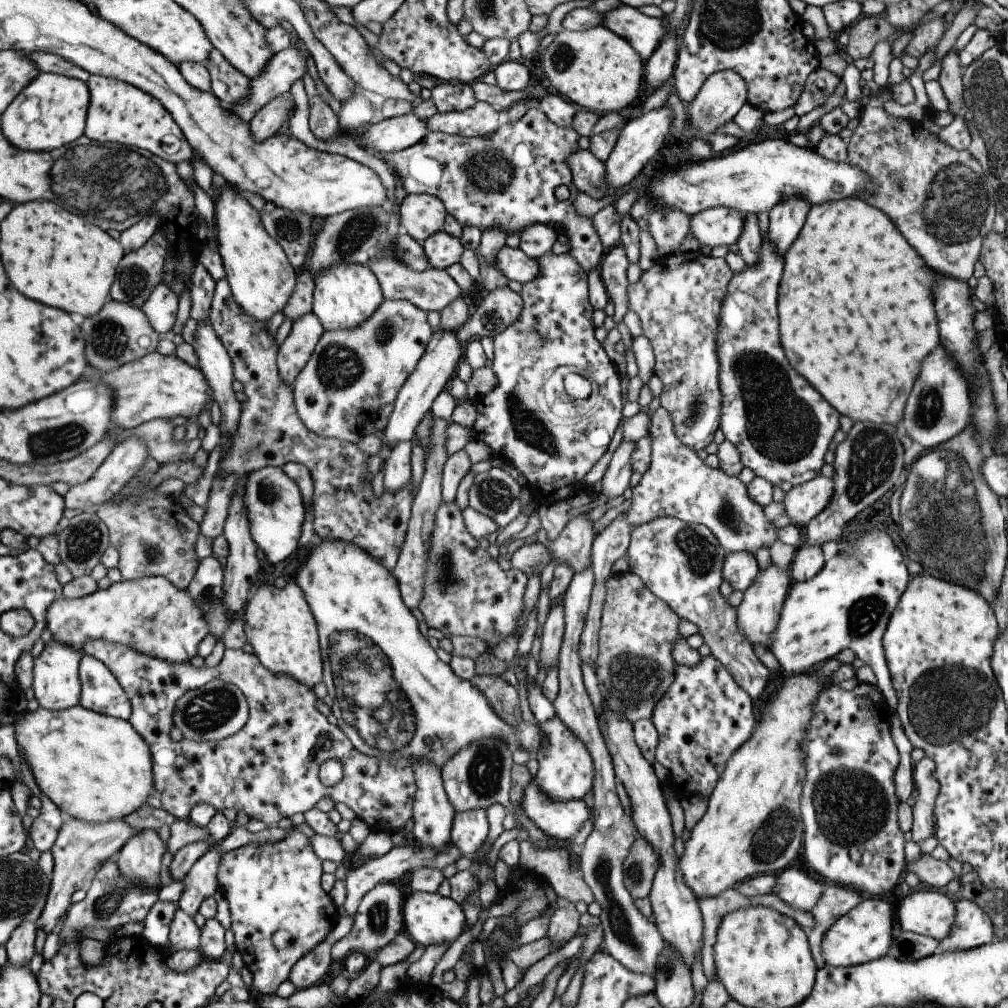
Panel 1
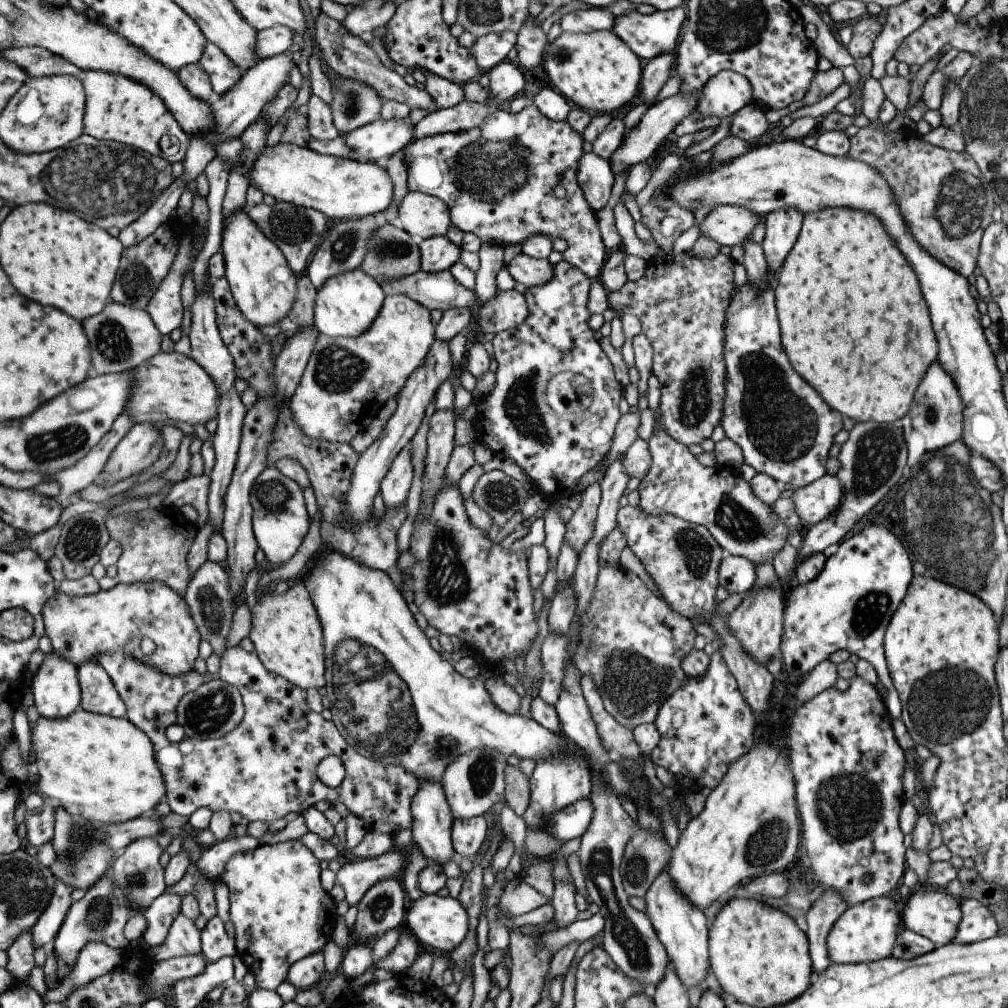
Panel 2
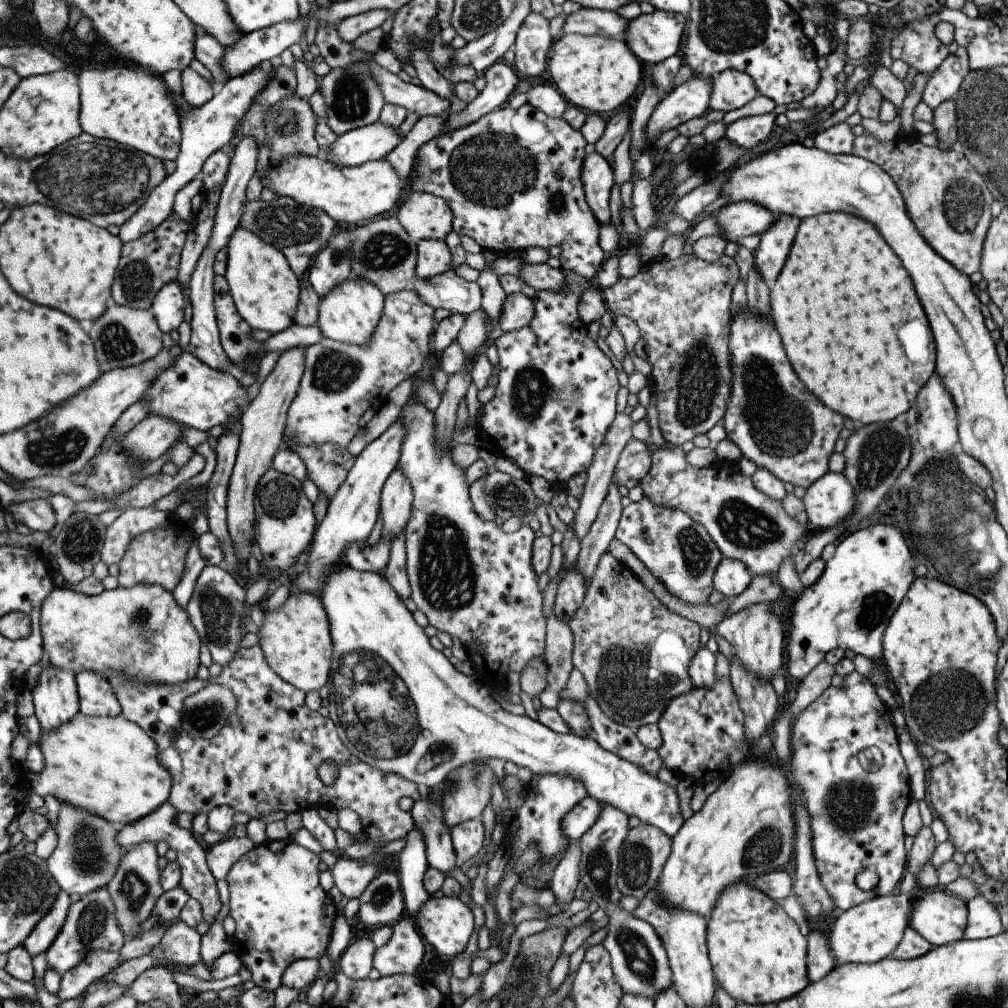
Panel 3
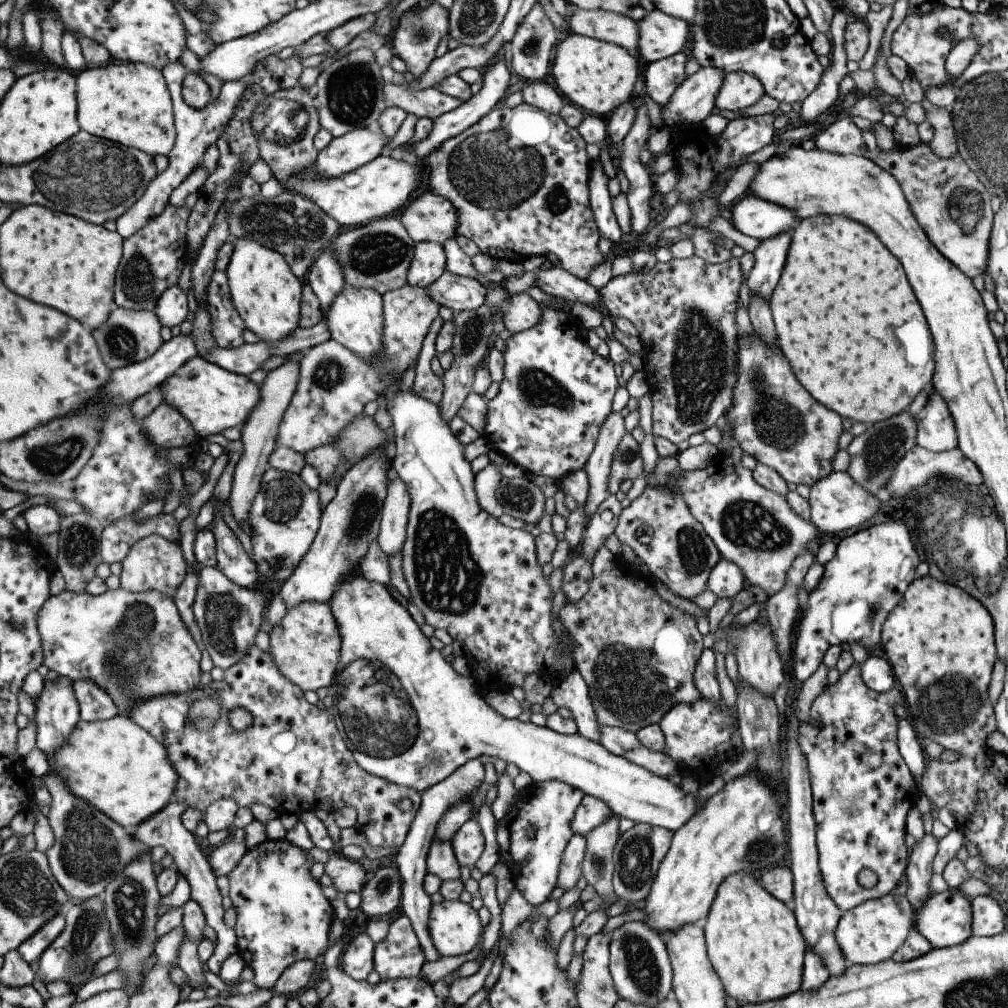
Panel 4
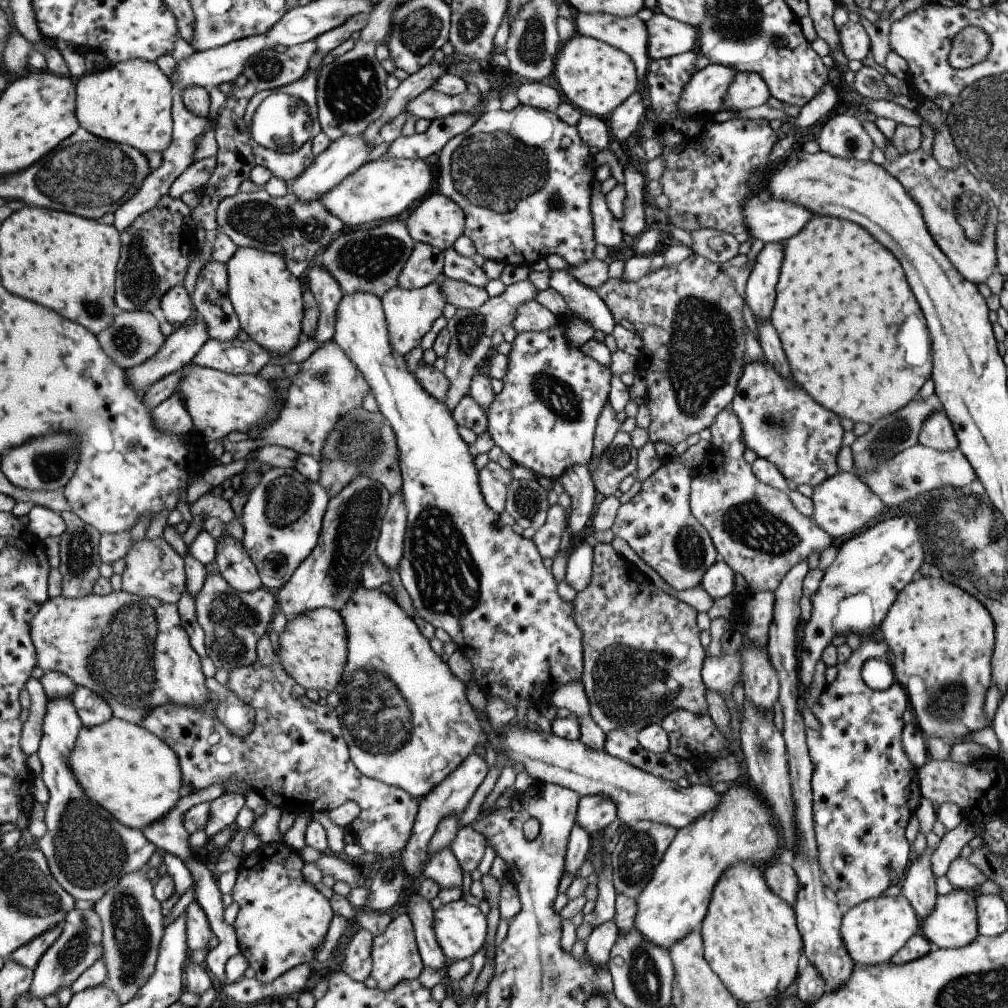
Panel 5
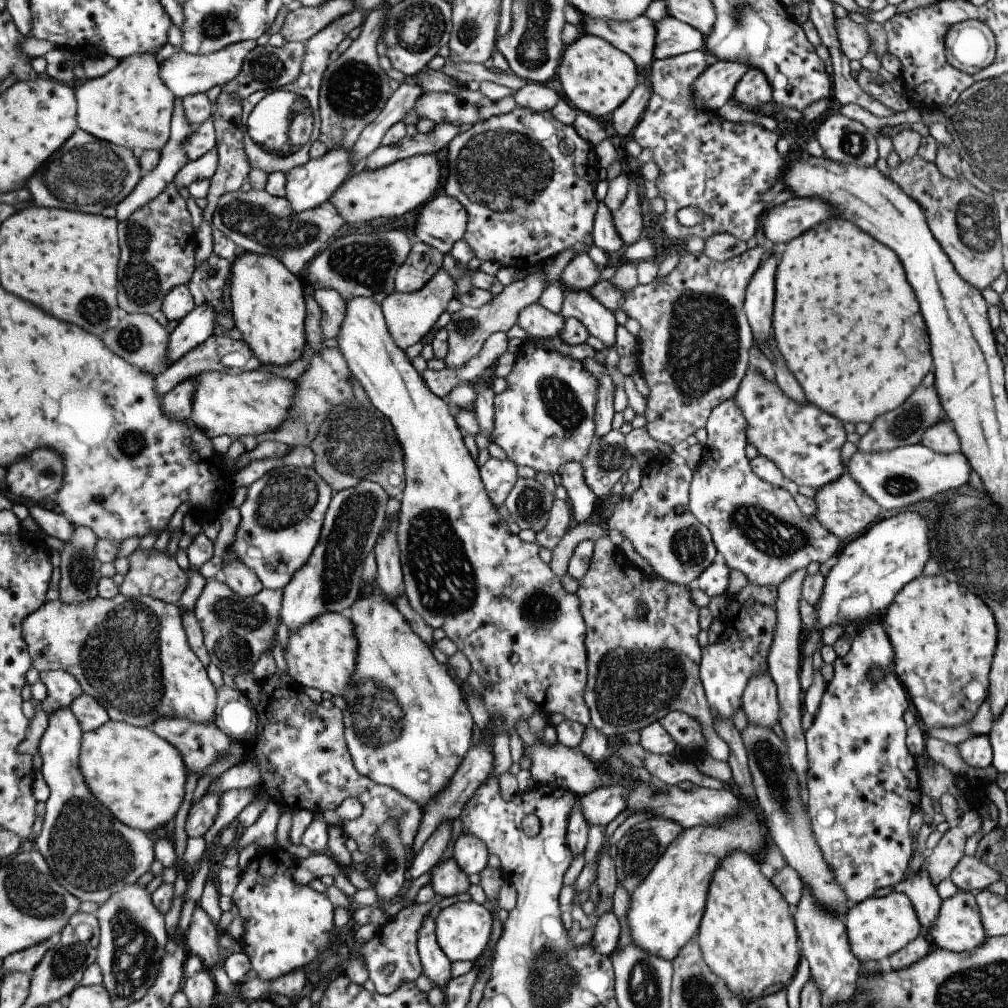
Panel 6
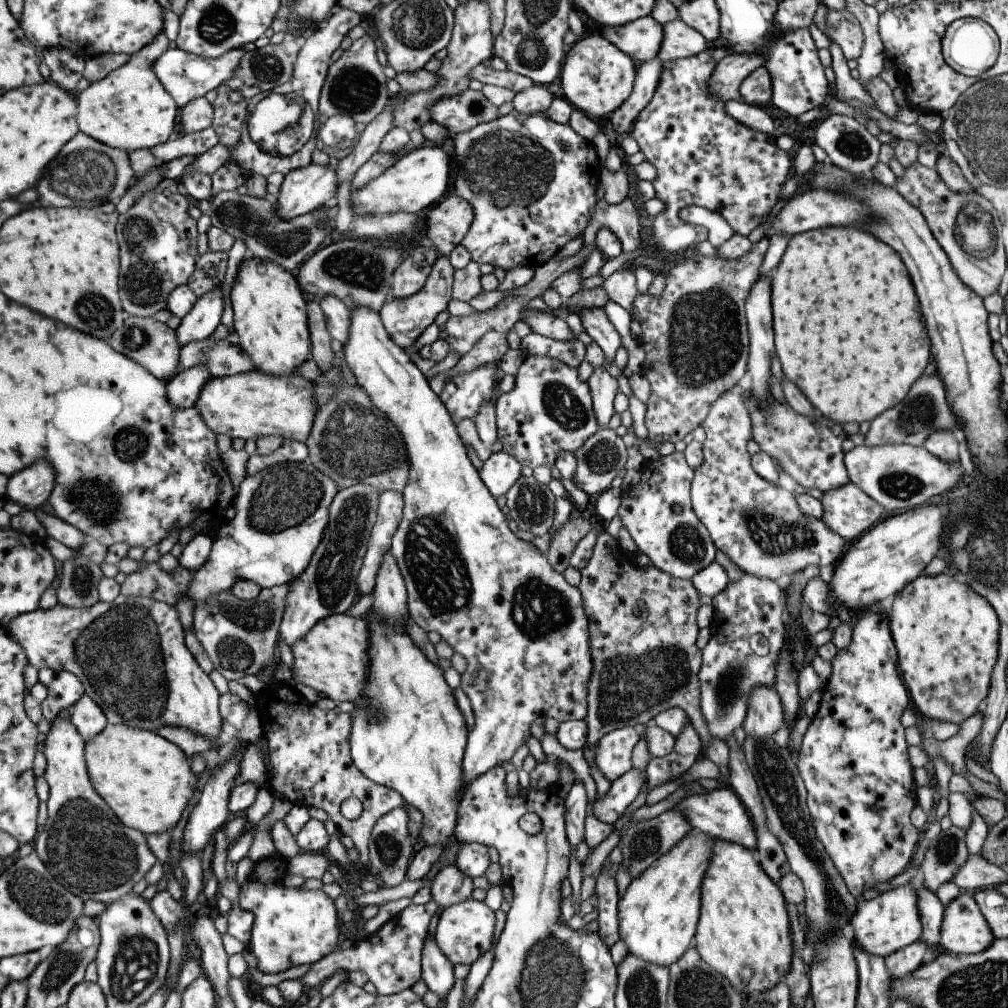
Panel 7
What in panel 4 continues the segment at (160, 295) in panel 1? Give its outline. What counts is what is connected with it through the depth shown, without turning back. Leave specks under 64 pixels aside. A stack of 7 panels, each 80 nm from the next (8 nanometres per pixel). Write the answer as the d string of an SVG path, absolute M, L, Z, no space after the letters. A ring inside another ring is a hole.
M175 285L168 288L157 301L155 310L161 326L171 328L185 322L187 303L185 292Z

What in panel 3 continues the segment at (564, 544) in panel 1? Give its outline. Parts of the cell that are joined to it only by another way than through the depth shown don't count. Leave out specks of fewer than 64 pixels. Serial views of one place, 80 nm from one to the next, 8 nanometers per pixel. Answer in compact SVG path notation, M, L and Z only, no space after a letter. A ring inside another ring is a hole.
M616 413L615 419L611 422L609 428L605 430L601 445L597 446L596 452L593 452L591 464L589 464L587 470L585 470L586 482L583 488L583 494L581 494L581 498L579 498L579 508L575 510L573 524L571 524L571 526L573 526L573 536L575 536L575 538L583 538L583 536L587 534L589 526L593 523L593 520L597 515L597 510L599 509L601 502L603 502L605 494L607 494L607 486L609 486L609 482L612 479L613 468L615 468L617 458L619 458L619 454L621 454L623 448L627 445L627 440L632 438L631 426L632 423L629 416L625 416L623 413Z

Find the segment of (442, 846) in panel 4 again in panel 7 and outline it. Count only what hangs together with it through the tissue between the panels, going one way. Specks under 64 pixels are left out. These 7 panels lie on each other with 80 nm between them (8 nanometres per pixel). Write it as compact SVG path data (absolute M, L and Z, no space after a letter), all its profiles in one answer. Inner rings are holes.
M449 863L443 866L429 883L430 898L443 908L469 899L473 889L471 879L463 875L455 864Z

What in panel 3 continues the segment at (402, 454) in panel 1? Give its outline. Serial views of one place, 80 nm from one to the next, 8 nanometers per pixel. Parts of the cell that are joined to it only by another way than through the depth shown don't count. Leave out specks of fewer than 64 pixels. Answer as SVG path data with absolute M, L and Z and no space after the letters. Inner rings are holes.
M399 466L387 476L380 496L379 514L381 514L381 540L389 538L392 543L395 536L405 529L412 506L412 492L409 480L401 474Z

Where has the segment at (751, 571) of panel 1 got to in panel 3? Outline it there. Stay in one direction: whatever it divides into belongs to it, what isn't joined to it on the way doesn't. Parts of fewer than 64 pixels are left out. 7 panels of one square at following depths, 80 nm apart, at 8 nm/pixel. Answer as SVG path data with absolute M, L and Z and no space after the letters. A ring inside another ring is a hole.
M722 557L712 575L712 586L725 599L733 599L747 588L752 580L743 562Z

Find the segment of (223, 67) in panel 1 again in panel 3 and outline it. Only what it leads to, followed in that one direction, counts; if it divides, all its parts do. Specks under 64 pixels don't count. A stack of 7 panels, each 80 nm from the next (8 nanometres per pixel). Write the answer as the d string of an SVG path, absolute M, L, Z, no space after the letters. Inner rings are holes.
M195 26L196 41L195 41L195 58L211 73L213 87L224 83L227 78L223 68L221 68L221 54L223 54L223 48L219 45L219 42L207 34L201 26Z

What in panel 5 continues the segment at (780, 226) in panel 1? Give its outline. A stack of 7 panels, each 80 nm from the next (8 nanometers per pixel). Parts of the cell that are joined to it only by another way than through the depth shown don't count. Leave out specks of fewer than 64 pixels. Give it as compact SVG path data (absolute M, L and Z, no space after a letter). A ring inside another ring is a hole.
M764 243L752 264L744 286L744 299L755 322L769 319L774 306L774 291L784 259L784 243Z

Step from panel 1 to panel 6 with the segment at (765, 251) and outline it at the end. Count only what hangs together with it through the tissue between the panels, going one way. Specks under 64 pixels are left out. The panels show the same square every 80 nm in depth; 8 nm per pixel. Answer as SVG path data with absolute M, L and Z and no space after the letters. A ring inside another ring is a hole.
M755 369L746 371L738 384L738 389L732 398L741 416L745 419L746 441L755 447L758 454L770 460L785 477L795 482L797 486L811 486L815 490L828 482L836 481L841 477L845 468L841 465L839 448L845 442L845 431L842 422L832 414L815 408L814 404L795 402L785 396L774 382L769 382L759 371Z

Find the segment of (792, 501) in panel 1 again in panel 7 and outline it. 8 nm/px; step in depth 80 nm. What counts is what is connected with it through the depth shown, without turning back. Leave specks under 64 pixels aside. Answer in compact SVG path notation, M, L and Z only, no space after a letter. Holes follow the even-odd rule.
M849 480L826 490L818 501L822 506L819 520L845 540L847 545L876 525L885 511Z

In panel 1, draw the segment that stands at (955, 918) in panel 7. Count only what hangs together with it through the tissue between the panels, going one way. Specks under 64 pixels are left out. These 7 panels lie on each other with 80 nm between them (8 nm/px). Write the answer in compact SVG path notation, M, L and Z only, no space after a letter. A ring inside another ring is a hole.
M915 890L905 895L895 907L902 931L940 941L948 936L954 921L954 901L946 894L933 890Z

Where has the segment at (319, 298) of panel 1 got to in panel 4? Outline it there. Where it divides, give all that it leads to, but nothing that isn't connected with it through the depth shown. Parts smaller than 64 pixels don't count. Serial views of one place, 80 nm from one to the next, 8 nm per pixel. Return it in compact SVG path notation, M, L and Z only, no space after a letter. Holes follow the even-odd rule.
M344 285L326 308L324 323L331 339L353 351L353 354L374 361L376 354L380 354L382 316L382 295L370 288Z

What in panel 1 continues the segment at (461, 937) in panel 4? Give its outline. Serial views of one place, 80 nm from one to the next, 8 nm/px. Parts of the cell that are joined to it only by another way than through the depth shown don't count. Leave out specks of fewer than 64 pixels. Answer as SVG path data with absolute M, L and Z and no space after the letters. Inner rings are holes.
M411 892L405 900L402 900L401 914L403 924L409 938L412 938L416 946L429 946L436 944L451 944L463 931L465 917L461 907L451 896L443 897L434 893Z

